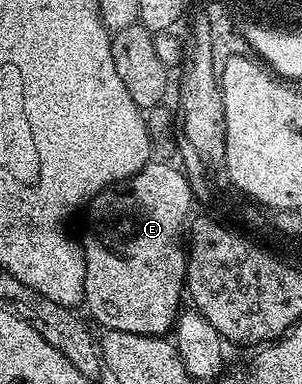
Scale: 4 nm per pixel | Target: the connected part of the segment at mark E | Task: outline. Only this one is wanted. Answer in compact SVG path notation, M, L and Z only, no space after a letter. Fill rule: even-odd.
M167 160L148 161L127 181L116 182L95 195L86 207L91 231L81 241L85 260L83 302L107 330L163 336L174 327L181 311L179 301L185 298L187 281L185 227L189 222L187 213L191 210L191 186L186 176L171 165L175 164Z

